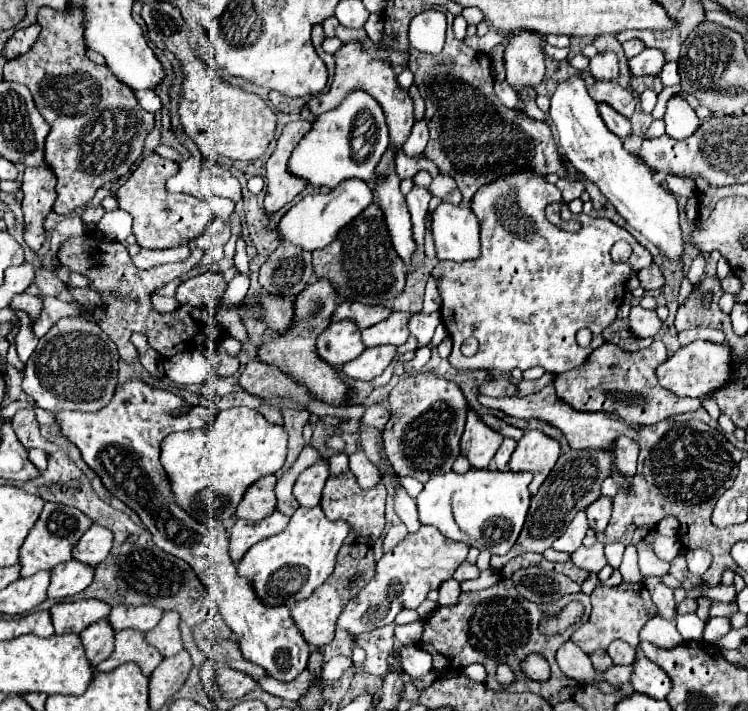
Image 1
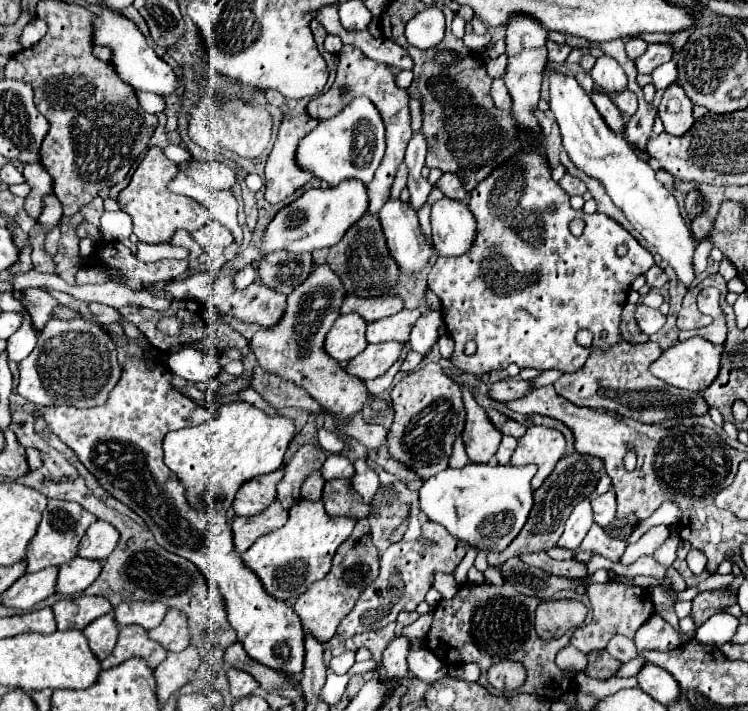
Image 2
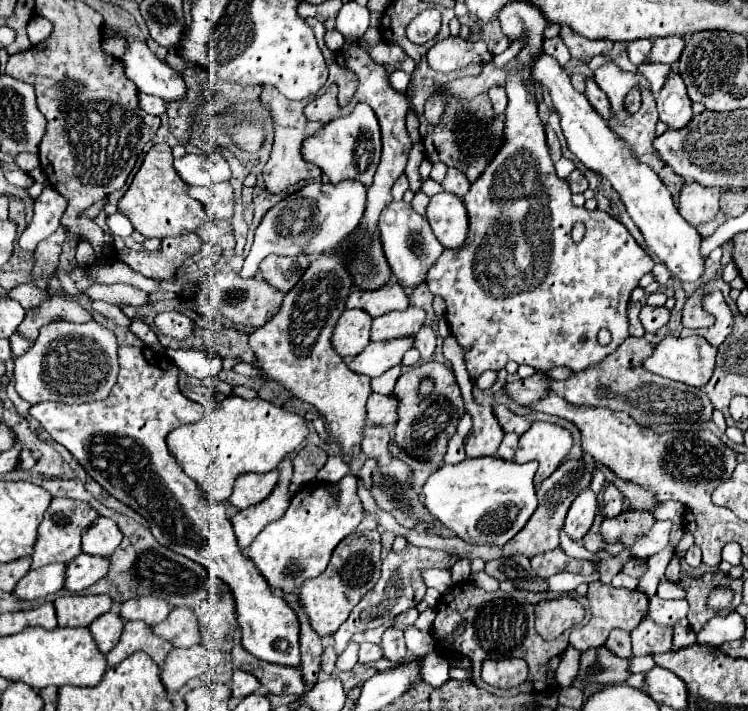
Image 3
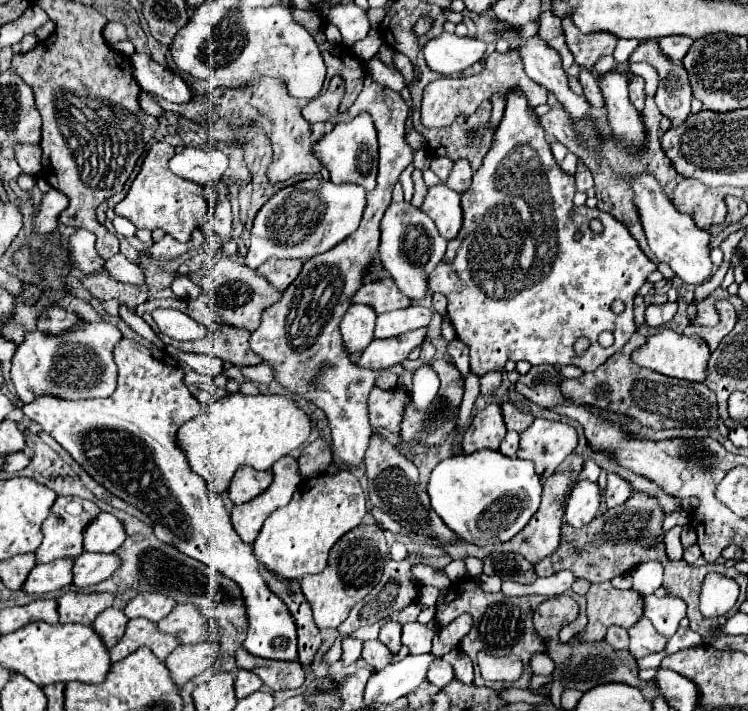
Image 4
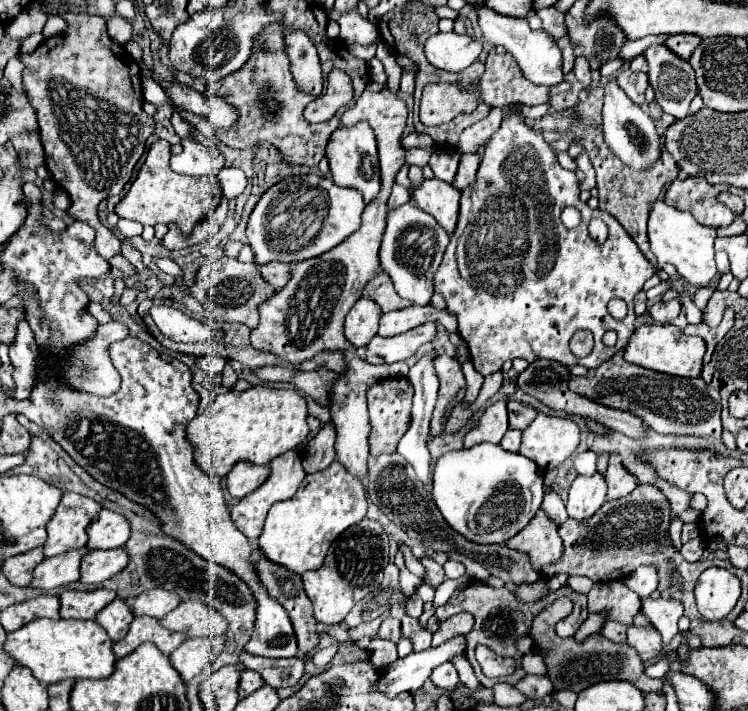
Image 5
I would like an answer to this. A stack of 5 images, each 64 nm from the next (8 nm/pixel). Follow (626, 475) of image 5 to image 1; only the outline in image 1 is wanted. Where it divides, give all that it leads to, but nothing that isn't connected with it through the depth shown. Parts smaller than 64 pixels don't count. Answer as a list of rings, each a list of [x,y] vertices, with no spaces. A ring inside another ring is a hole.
[[[600,496],[596,502],[592,502],[588,508],[588,522],[590,528],[594,528],[596,532],[604,532],[604,528],[610,522],[612,516],[612,498],[610,496]]]

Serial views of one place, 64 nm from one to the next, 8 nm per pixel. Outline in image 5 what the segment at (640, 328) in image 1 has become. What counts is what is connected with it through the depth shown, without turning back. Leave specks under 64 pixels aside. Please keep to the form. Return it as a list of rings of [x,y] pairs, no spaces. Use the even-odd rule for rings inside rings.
[[[676,298],[676,300],[670,300],[670,302],[662,302],[662,300],[660,300],[660,302],[652,304],[650,316],[652,316],[654,322],[666,324],[666,322],[672,322],[672,320],[680,314],[680,308],[682,308],[682,304],[680,304],[678,298]]]

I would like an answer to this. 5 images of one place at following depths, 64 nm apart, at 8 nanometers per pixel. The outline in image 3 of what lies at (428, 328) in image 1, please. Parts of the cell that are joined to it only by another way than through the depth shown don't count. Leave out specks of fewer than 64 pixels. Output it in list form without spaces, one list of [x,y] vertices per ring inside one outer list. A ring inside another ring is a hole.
[[[424,326],[422,330],[420,330],[420,334],[416,334],[416,342],[414,342],[414,346],[420,351],[424,351],[422,354],[430,355],[435,350],[436,346],[436,334],[428,328],[428,326]]]

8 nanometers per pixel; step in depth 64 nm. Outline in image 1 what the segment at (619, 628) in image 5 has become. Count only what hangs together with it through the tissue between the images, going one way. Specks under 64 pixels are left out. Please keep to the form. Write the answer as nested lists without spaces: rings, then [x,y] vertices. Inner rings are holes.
[[[614,640],[608,646],[608,654],[614,664],[632,664],[636,660],[636,648],[624,640]]]

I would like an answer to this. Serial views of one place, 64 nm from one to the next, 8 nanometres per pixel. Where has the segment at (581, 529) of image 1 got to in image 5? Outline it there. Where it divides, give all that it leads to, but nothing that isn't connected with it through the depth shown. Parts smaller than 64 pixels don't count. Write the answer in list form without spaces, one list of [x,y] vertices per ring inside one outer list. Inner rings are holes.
[[[600,472],[592,476],[576,476],[570,486],[570,494],[566,502],[568,516],[576,520],[584,520],[592,516],[606,502],[606,490],[608,490],[606,478]]]

